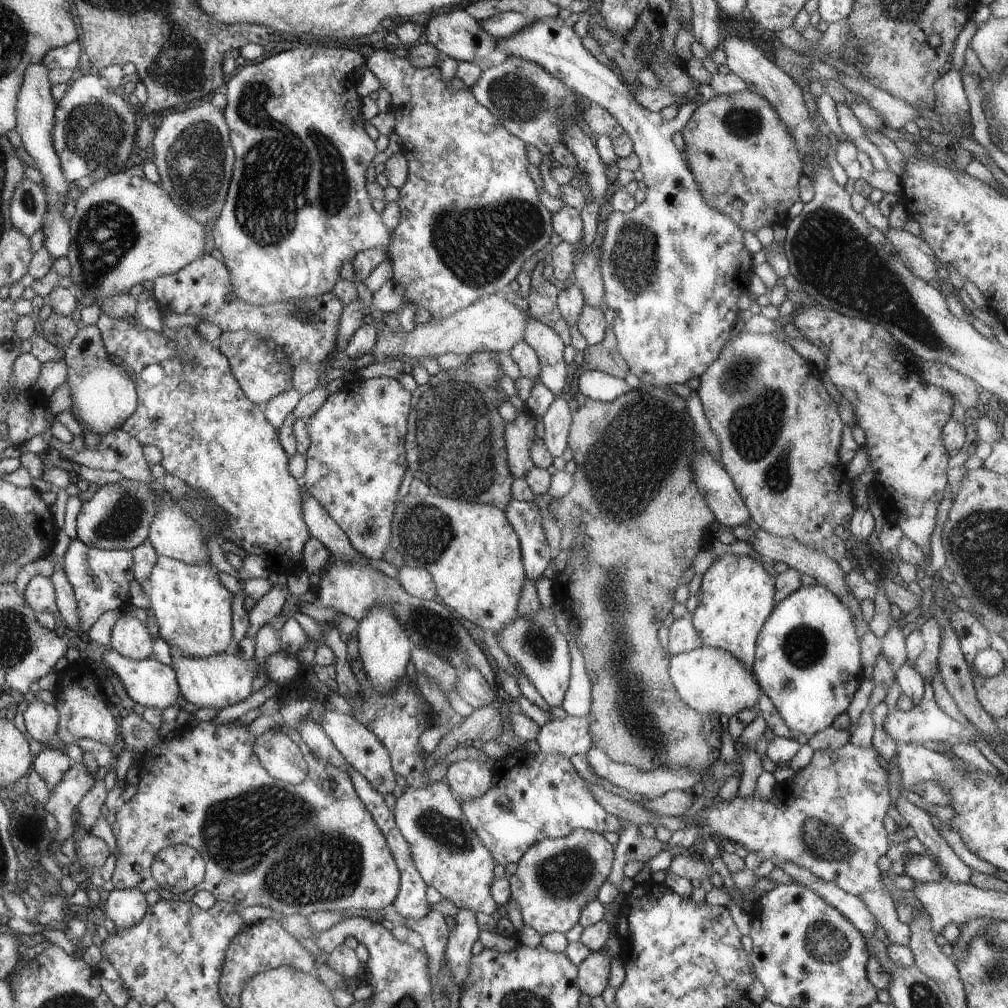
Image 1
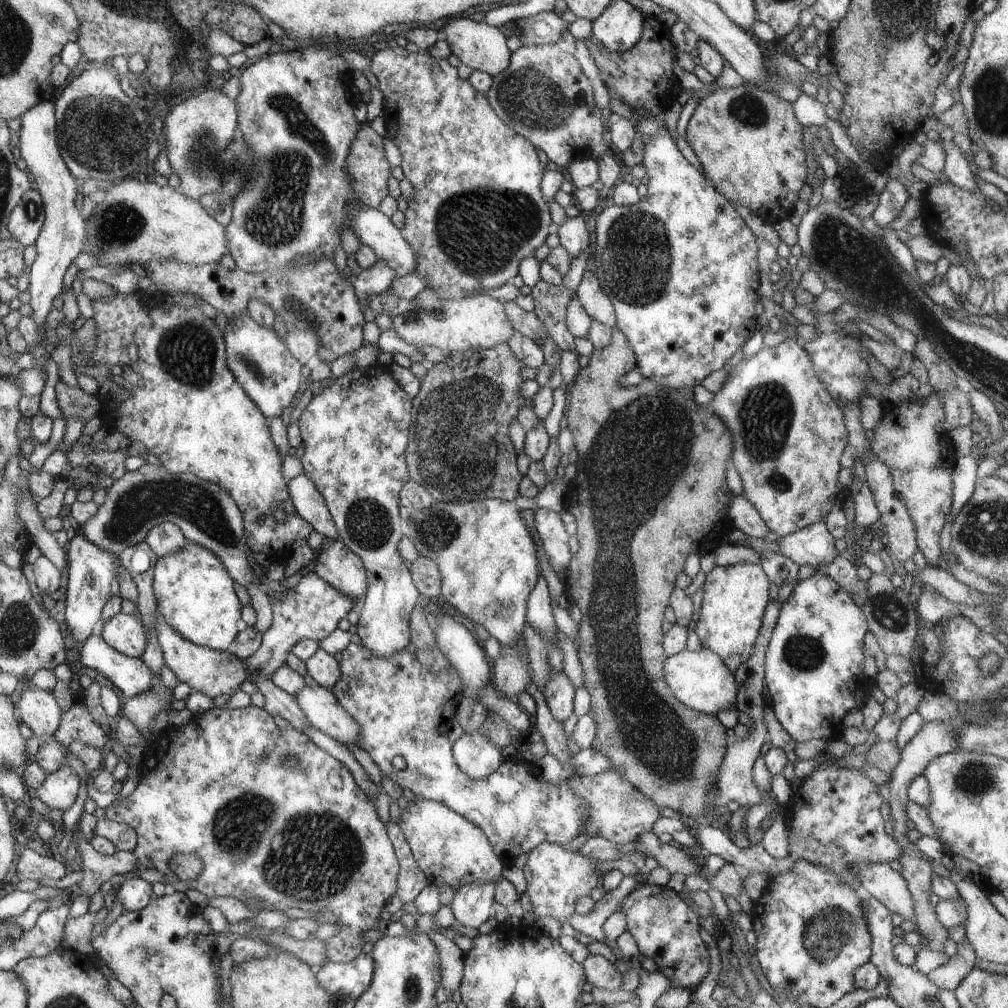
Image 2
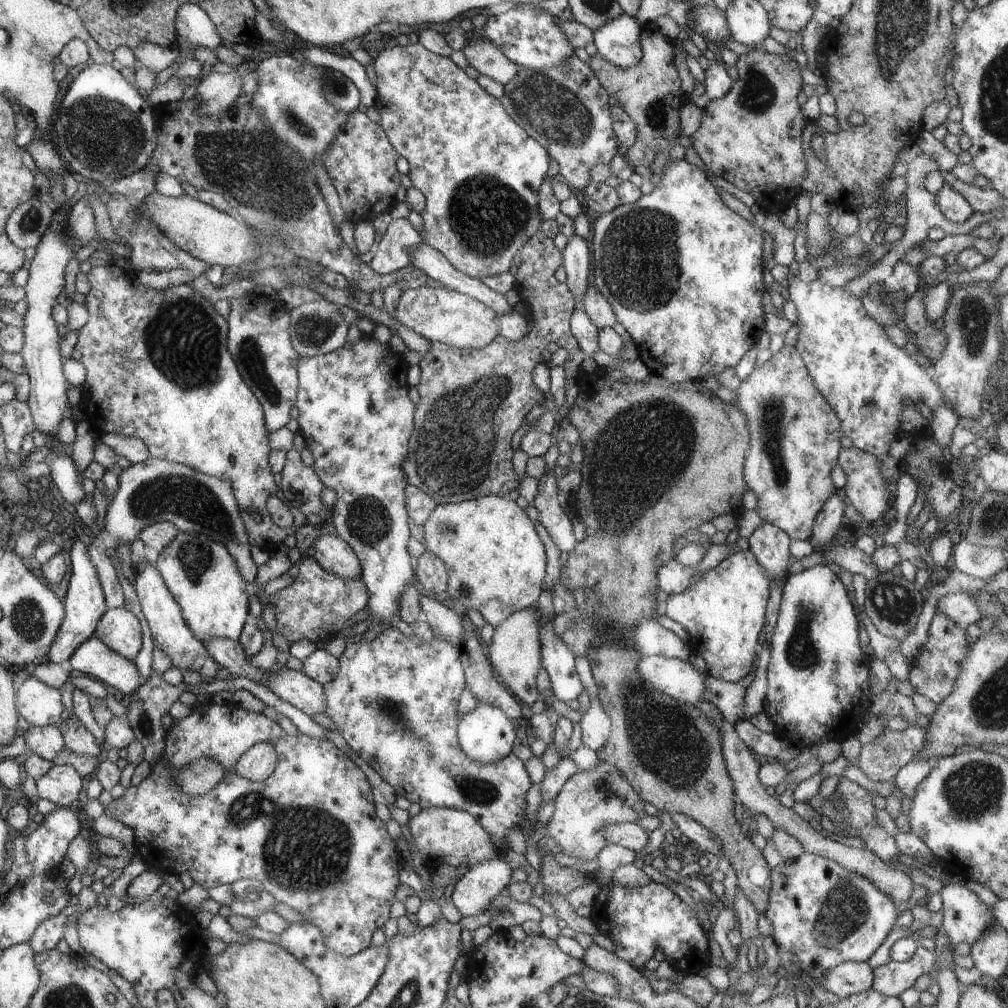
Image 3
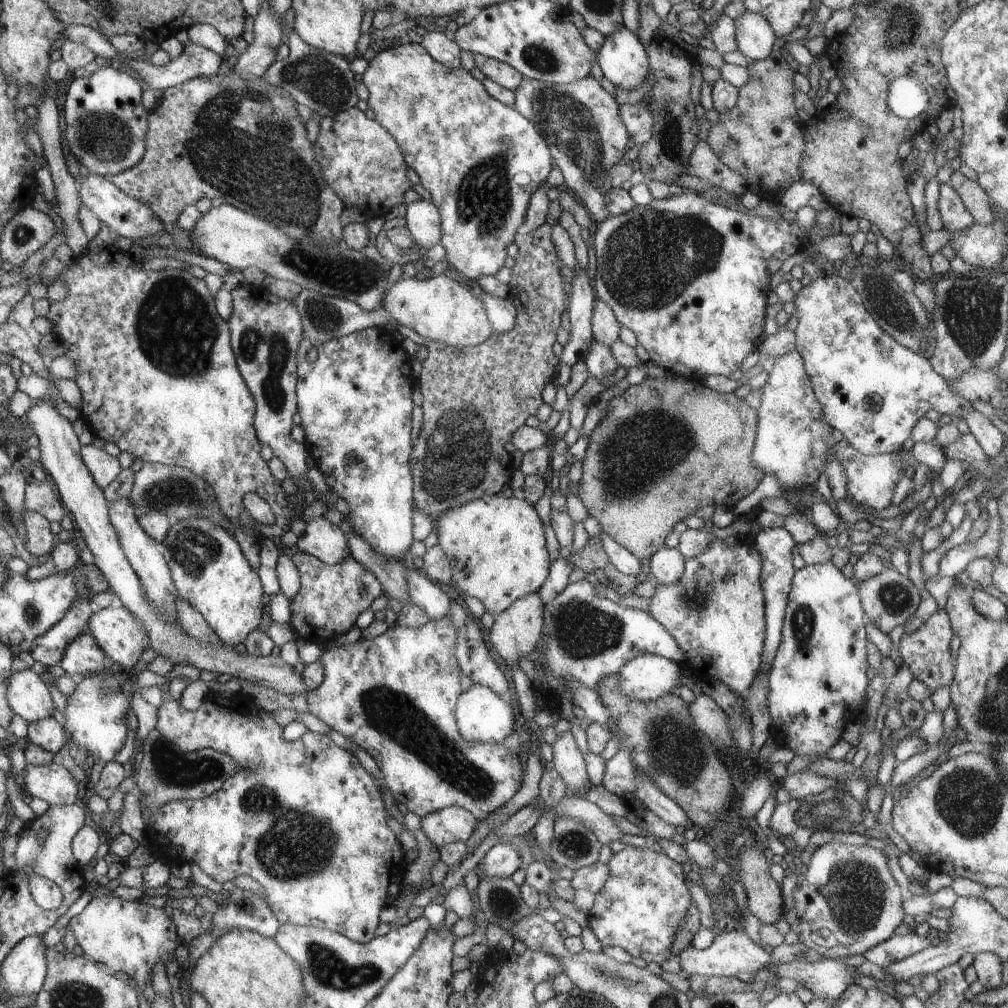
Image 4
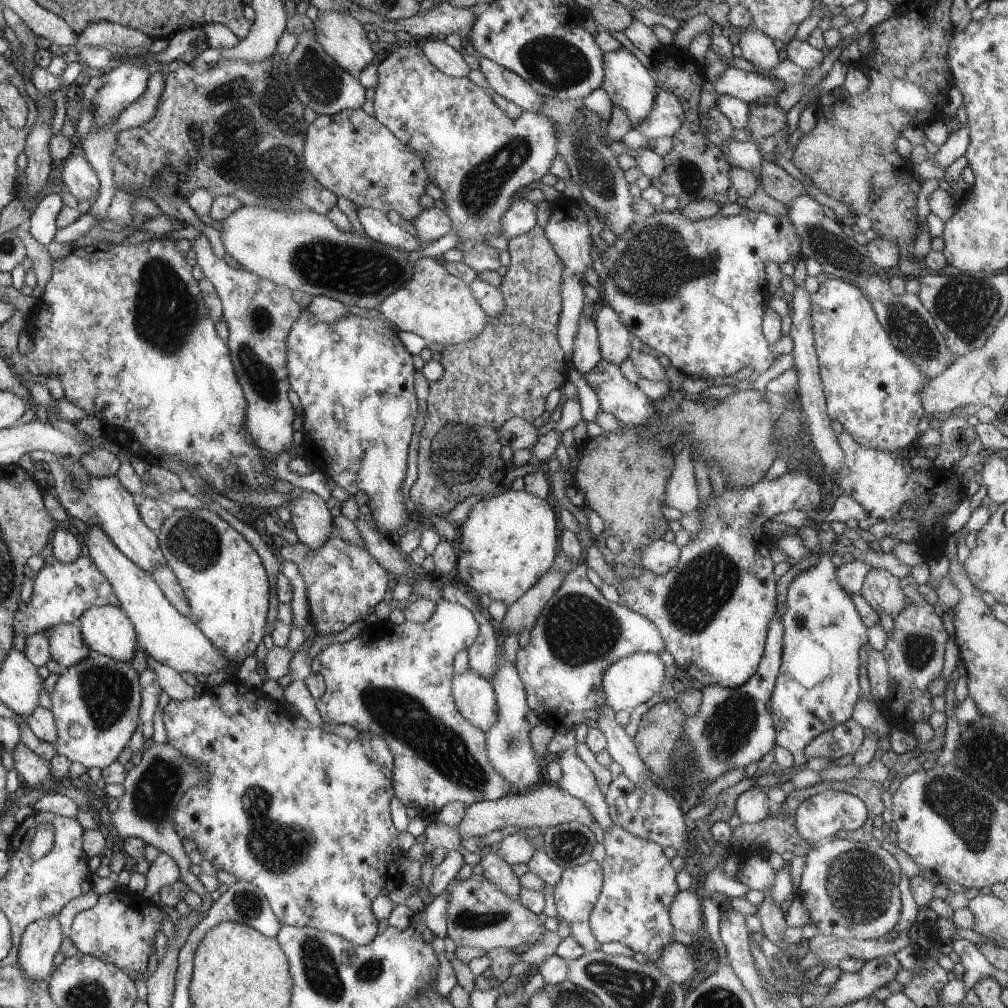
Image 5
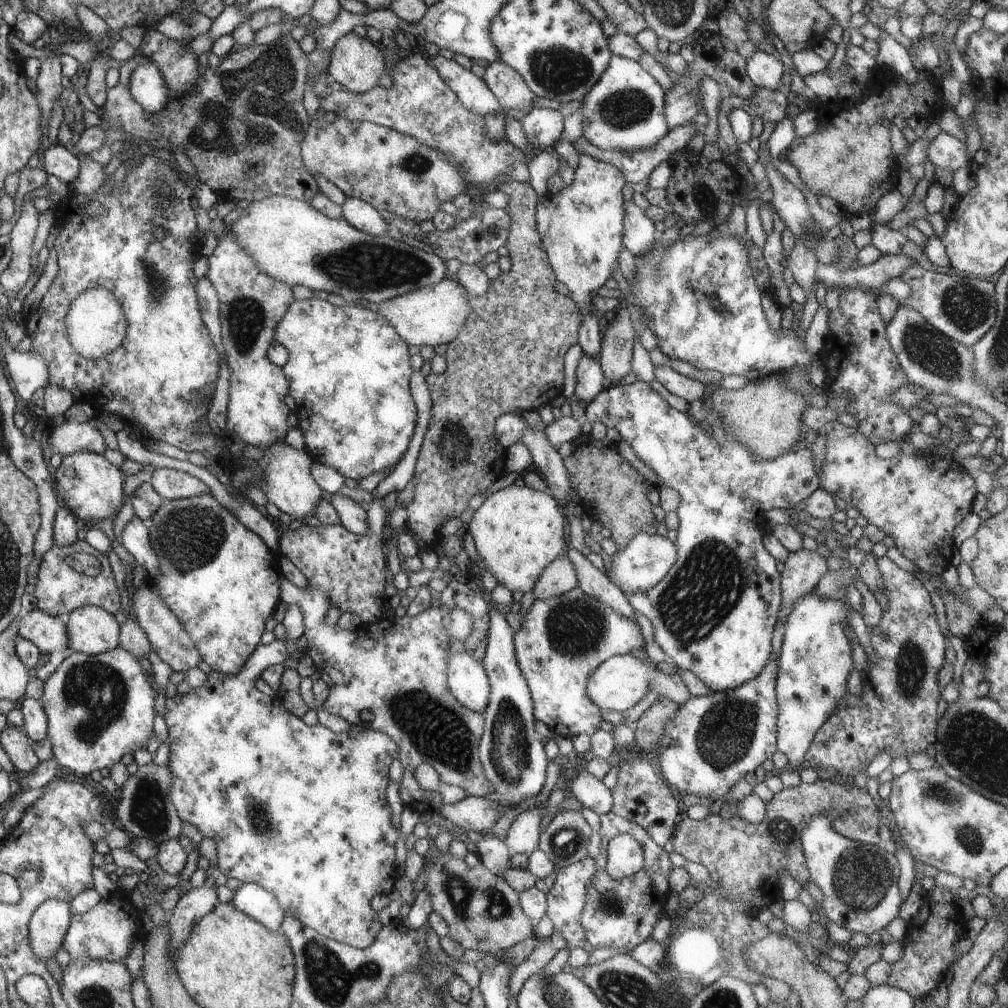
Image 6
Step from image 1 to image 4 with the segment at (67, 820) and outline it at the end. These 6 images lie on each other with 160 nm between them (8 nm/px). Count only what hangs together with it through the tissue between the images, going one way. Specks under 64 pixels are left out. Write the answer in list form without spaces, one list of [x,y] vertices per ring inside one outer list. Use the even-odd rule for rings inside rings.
[[[54,762],[44,766],[27,764],[22,780],[32,797],[42,798],[50,806],[76,804],[76,794],[80,790],[78,781],[67,768],[59,764]]]

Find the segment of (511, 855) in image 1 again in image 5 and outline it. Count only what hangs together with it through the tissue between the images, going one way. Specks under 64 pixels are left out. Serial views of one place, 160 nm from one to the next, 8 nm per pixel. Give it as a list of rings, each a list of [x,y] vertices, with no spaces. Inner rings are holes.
[[[446,599],[440,601],[436,606],[435,613],[423,623],[413,623],[404,621],[397,625],[391,623],[388,619],[378,621],[377,623],[368,623],[364,626],[357,638],[345,643],[336,643],[326,648],[317,657],[321,662],[319,673],[323,676],[325,682],[325,691],[322,696],[315,698],[315,705],[322,717],[322,720],[328,725],[348,725],[355,728],[359,733],[372,733],[379,735],[380,738],[386,739],[395,756],[395,773],[392,774],[394,779],[395,793],[400,802],[406,807],[415,808],[417,815],[424,820],[437,820],[440,809],[446,804],[458,801],[468,806],[478,801],[495,801],[503,796],[511,794],[515,788],[510,784],[489,761],[487,740],[485,732],[477,729],[472,723],[469,723],[461,714],[458,706],[454,706],[452,700],[452,662],[454,656],[473,644],[479,633],[479,624],[476,622],[474,615],[470,610],[464,608],[461,604],[448,602]]]

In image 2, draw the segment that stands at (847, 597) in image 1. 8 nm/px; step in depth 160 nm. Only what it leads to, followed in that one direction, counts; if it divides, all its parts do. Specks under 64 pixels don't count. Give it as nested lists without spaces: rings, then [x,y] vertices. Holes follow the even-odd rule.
[[[824,522],[814,523],[777,540],[779,553],[795,562],[799,567],[810,566],[815,572],[822,565],[831,563],[838,551]]]

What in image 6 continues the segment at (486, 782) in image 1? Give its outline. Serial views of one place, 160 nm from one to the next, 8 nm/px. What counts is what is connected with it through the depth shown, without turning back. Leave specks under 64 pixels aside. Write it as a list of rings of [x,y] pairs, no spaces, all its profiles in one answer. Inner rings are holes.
[[[467,652],[454,653],[447,666],[447,678],[455,698],[471,711],[483,714],[491,686],[482,663]]]

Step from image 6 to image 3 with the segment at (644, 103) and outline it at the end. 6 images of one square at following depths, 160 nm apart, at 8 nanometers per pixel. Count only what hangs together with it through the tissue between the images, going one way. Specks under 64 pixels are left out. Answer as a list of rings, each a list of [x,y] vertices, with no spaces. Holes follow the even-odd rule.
[[[623,13],[594,31],[593,42],[606,62],[626,70],[642,59],[641,33],[642,26],[638,25],[637,18]]]

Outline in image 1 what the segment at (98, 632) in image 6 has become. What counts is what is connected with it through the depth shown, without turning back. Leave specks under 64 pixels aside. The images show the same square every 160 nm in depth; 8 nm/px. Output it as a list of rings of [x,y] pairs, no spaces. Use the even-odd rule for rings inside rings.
[[[122,614],[112,627],[110,648],[126,658],[141,661],[152,654],[152,638],[140,620],[132,614]]]

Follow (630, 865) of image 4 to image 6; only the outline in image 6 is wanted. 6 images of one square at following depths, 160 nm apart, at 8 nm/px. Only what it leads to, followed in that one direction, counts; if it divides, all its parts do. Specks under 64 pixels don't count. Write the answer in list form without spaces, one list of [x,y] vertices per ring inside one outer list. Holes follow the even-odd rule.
[[[612,812],[601,816],[601,851],[595,858],[597,872],[587,888],[585,909],[581,916],[585,937],[592,946],[602,948],[626,948],[631,951],[650,939],[654,926],[662,913],[666,894],[670,891],[669,878],[673,865],[668,853],[639,824],[630,822]],[[626,833],[639,841],[643,848],[644,866],[634,874],[623,879],[613,879],[605,871],[607,865],[606,849],[609,841],[617,834]]]

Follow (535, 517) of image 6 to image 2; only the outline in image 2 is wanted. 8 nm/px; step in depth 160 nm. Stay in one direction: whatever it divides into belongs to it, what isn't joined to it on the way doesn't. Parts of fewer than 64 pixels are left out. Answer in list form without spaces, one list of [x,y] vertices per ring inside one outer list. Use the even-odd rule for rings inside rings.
[[[500,499],[454,503],[437,501],[415,514],[413,523],[416,534],[411,542],[420,557],[428,557],[437,564],[441,574],[442,598],[460,614],[482,625],[502,648],[512,647],[527,625],[527,600],[541,573],[535,542],[515,503]]]

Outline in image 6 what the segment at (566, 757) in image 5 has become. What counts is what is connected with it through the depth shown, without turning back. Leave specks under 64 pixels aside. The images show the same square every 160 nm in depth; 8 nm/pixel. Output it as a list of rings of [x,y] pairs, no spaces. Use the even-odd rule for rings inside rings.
[[[587,768],[575,771],[573,779],[567,783],[572,796],[582,803],[583,808],[590,808],[600,816],[610,813],[613,805],[611,789]]]

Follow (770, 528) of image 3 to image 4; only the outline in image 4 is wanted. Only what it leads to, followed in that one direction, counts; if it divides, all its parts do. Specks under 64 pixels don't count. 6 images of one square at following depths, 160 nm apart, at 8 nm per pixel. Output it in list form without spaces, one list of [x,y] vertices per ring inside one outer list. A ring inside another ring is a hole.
[[[784,528],[762,529],[756,534],[755,549],[762,558],[761,585],[765,598],[765,643],[761,667],[768,672],[771,662],[778,650],[781,641],[781,630],[785,619],[785,610],[788,604],[788,595],[791,591],[791,582],[796,570],[792,565],[792,550],[798,544],[797,540]]]

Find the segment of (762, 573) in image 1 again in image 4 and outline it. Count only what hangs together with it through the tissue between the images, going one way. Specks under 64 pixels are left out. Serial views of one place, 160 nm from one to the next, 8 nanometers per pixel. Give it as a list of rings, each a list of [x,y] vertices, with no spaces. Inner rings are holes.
[[[716,539],[704,554],[685,559],[685,571],[673,585],[656,583],[656,593],[650,598],[648,614],[665,626],[684,651],[681,667],[686,677],[697,681],[716,679],[746,695],[747,688],[761,667],[765,643],[765,598],[761,585],[762,558],[755,546],[727,546]]]

